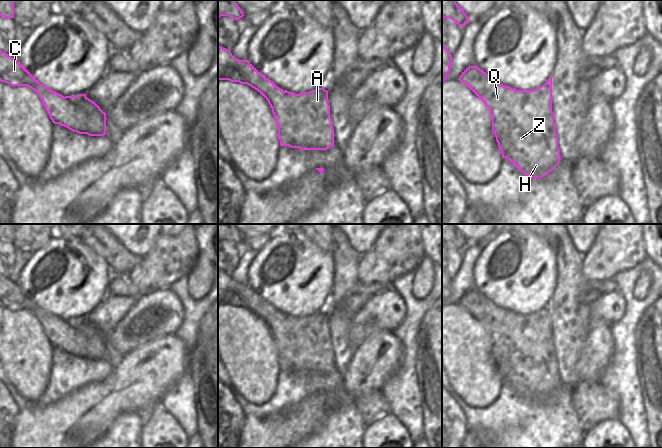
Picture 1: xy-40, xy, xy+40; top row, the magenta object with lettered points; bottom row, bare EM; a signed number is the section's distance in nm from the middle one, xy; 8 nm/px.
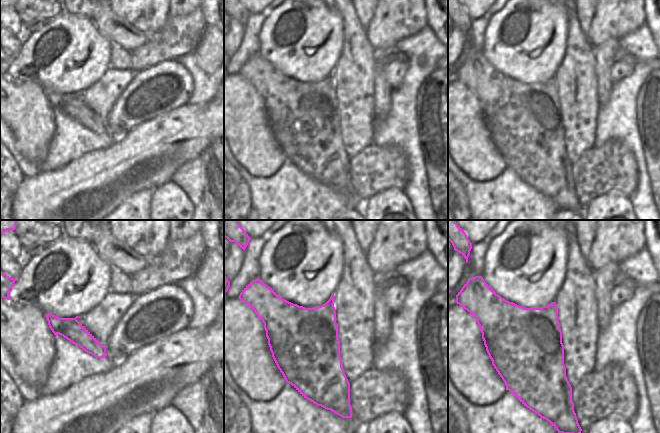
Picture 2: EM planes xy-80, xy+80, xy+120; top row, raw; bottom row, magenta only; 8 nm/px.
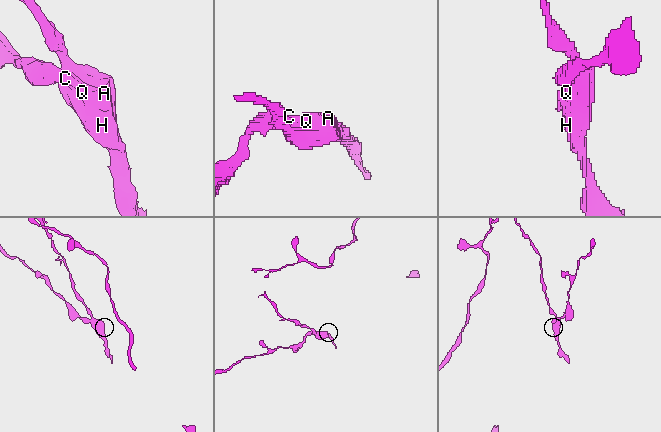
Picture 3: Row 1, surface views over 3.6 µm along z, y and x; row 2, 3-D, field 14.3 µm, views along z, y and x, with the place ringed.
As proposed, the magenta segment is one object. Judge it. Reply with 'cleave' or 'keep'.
cleave

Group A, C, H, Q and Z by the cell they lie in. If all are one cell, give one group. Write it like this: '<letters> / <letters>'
A H Q Z / C

